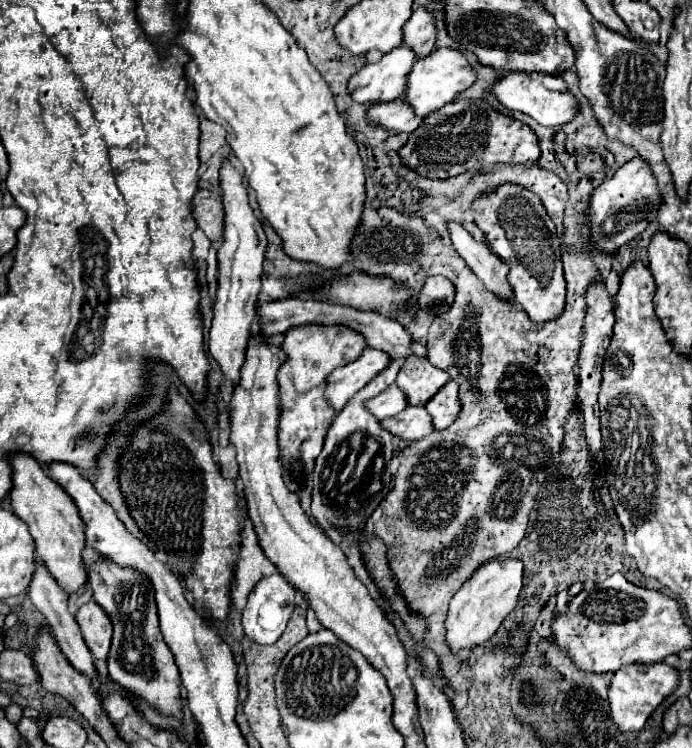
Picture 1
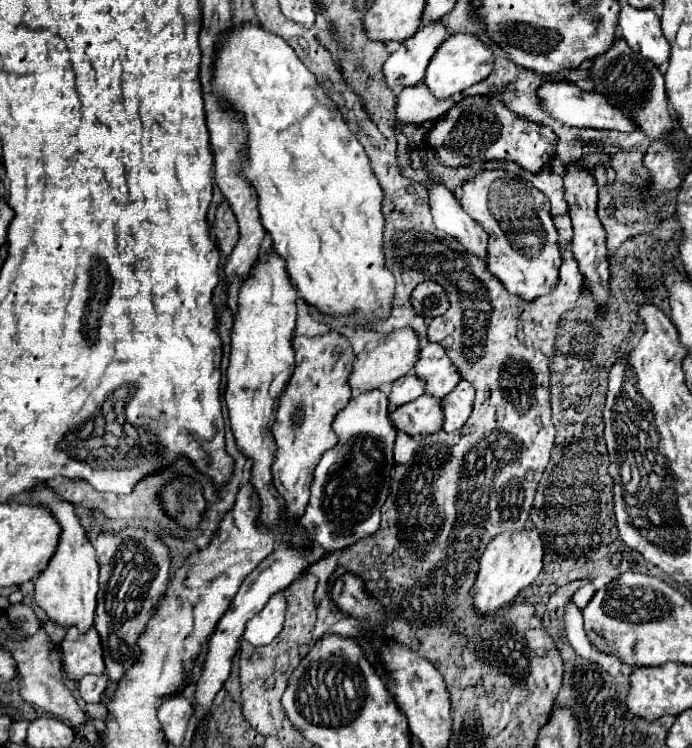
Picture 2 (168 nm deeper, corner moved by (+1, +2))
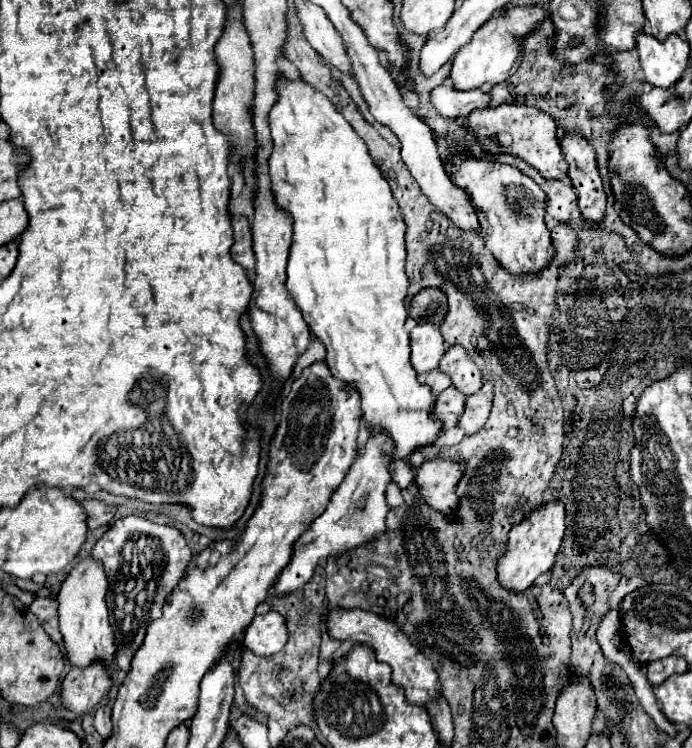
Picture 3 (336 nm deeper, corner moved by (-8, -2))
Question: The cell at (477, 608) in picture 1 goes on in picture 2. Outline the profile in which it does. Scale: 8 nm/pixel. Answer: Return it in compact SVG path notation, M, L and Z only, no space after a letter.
M539 531L501 533L487 545L485 553L481 555L479 573L469 591L473 609L479 615L493 615L501 607L515 601L517 595L537 579L541 569L543 569L543 543L539 539Z

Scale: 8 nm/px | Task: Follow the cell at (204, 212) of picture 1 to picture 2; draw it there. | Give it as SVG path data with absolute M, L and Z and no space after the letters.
M223 201L217 207L217 219L215 219L215 227L213 227L213 235L217 239L217 245L221 249L223 255L229 255L231 249L235 247L237 239L239 239L239 229L237 229L237 221L233 211L229 209L229 203Z

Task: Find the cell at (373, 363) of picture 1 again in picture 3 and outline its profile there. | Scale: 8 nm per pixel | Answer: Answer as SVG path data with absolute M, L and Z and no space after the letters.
M416 325L412 331L412 367L416 373L436 369L442 355L446 353L446 343L436 325Z

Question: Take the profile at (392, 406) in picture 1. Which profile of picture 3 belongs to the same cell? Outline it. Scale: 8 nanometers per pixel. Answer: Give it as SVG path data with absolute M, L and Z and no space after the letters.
M434 369L434 371L428 371L428 373L420 373L418 375L418 381L430 385L432 391L434 391L434 395L440 395L446 387L452 385L450 383L450 377L444 371L440 371L440 369Z

